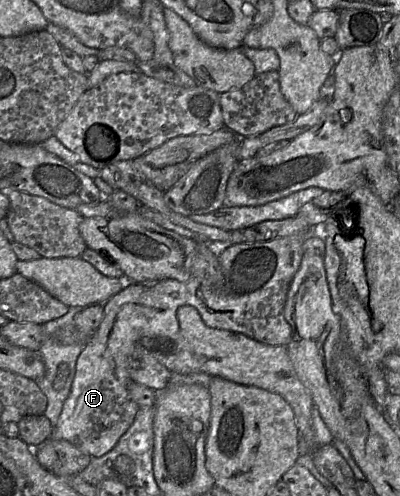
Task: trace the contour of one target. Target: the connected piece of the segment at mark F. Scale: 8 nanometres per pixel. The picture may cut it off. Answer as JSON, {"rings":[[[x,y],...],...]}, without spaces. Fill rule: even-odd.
{"rings":[[[311,227],[302,233],[283,238],[223,245],[219,249],[218,256],[221,267],[220,278],[214,284],[203,284],[195,276],[184,282],[175,279],[140,284],[125,282],[121,292],[102,304],[103,321],[78,357],[71,391],[64,402],[51,438],[67,440],[92,457],[106,454],[117,444],[140,410],[128,391],[128,385],[132,382],[129,374],[130,357],[143,338],[174,341],[179,332],[177,310],[182,306],[196,308],[203,322],[209,327],[242,333],[271,346],[287,346],[292,338],[292,327],[284,316],[287,293],[300,267],[304,242],[313,233],[314,228]]]}

